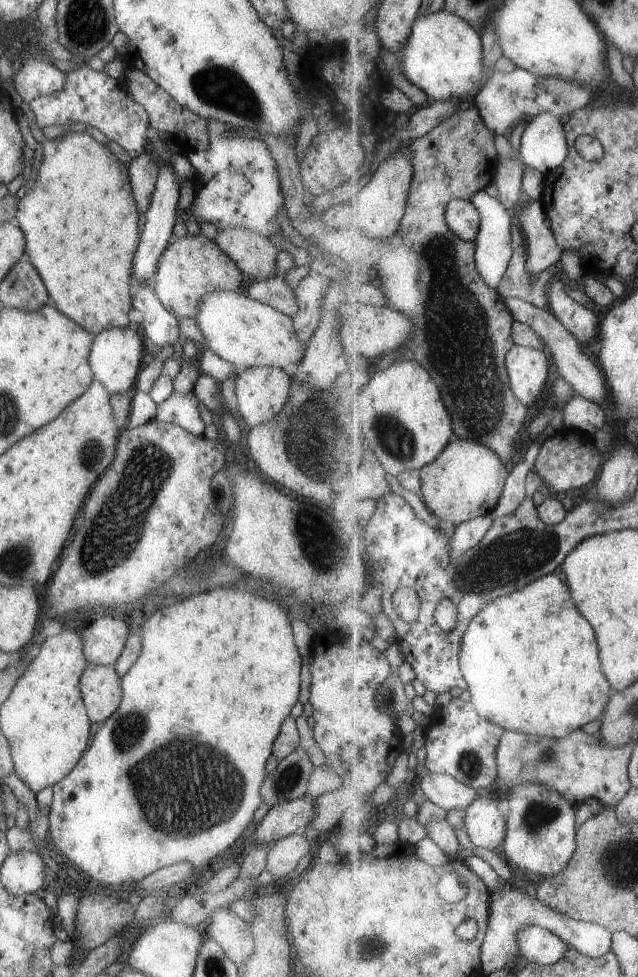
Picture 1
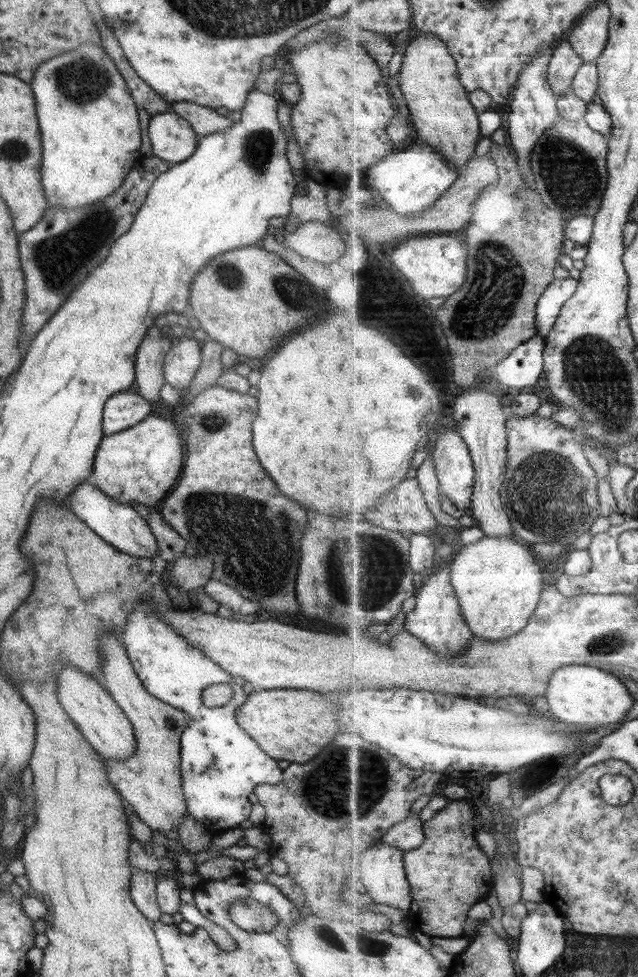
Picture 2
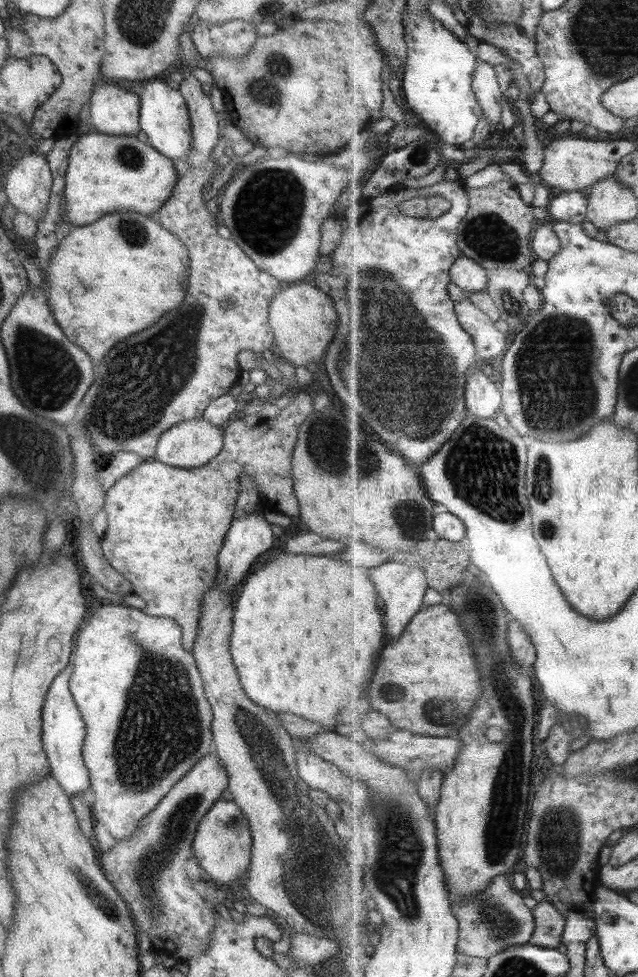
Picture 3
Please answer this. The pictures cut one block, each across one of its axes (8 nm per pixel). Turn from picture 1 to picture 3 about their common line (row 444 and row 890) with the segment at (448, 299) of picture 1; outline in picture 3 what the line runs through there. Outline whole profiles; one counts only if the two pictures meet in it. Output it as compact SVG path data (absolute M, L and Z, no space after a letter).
M512 875L497 877L487 891L472 896L464 902L453 903L453 914L460 920L458 952L475 958L493 958L506 948L527 944L536 931L536 916L525 906L525 900L511 880Z

